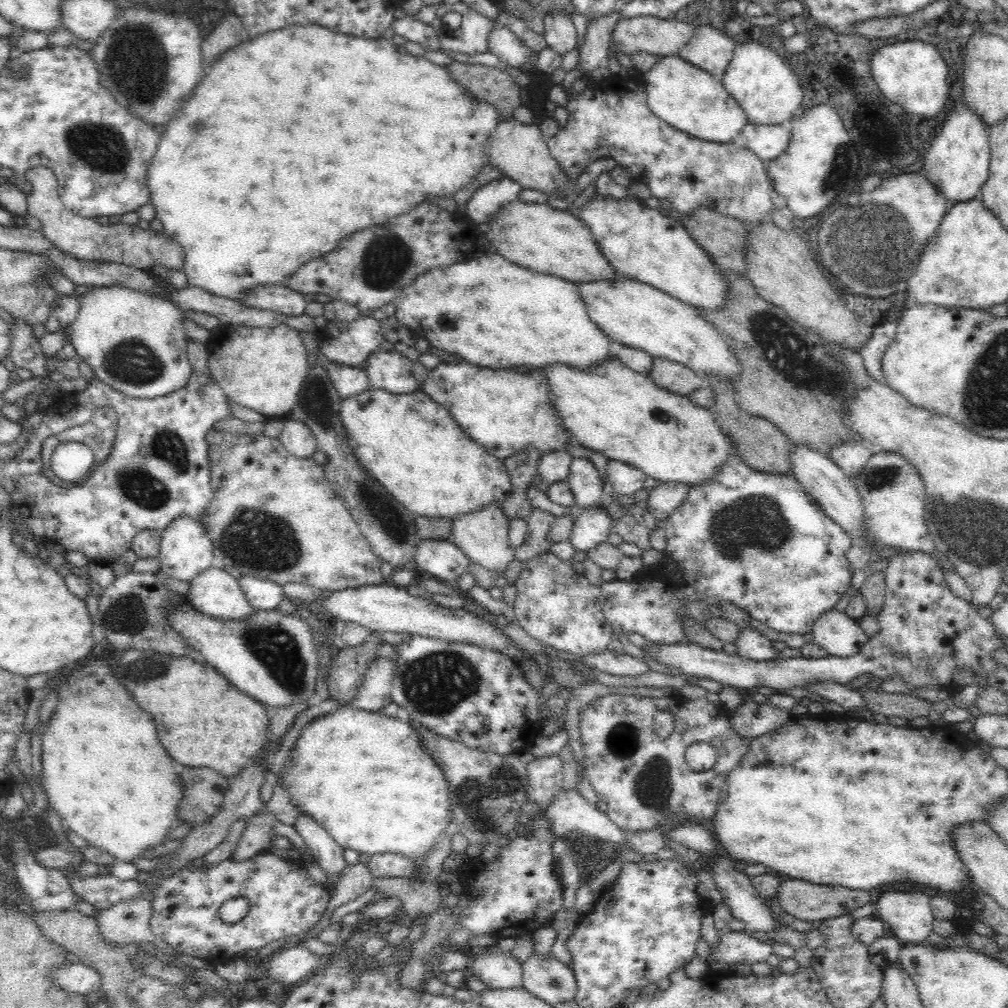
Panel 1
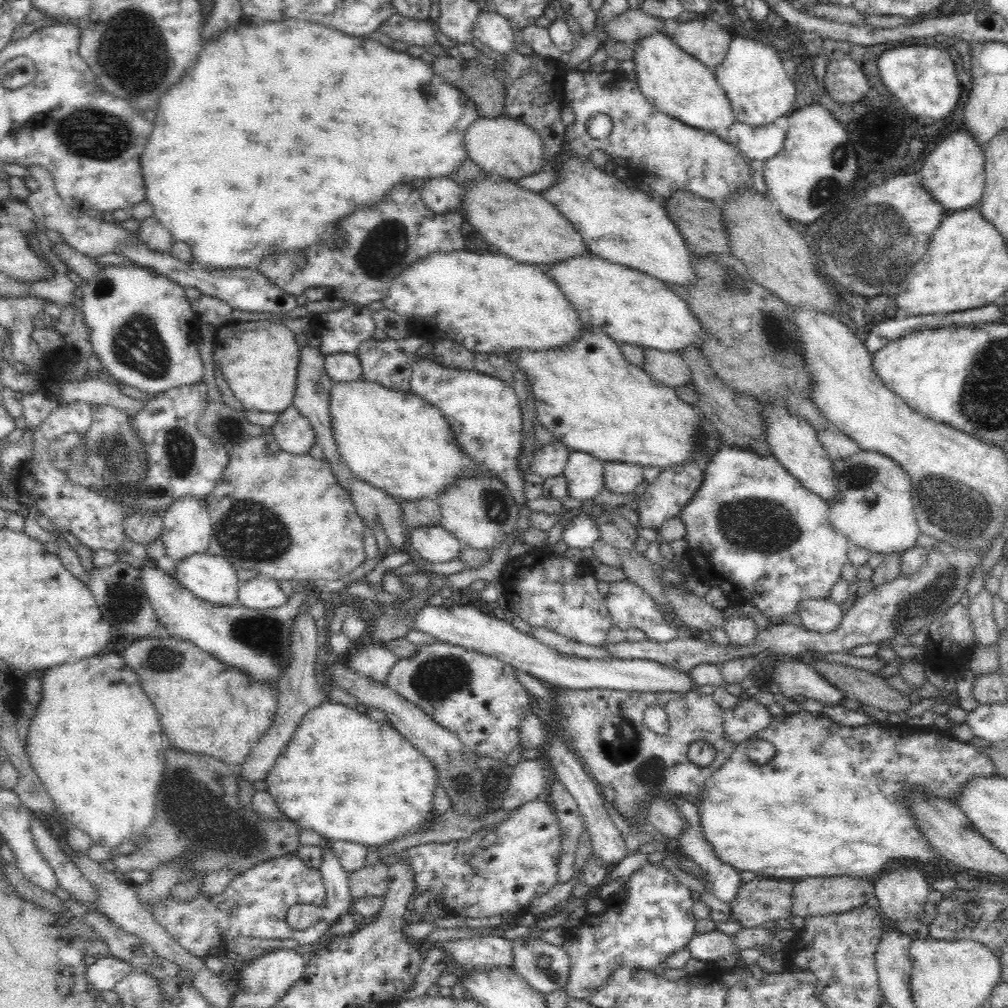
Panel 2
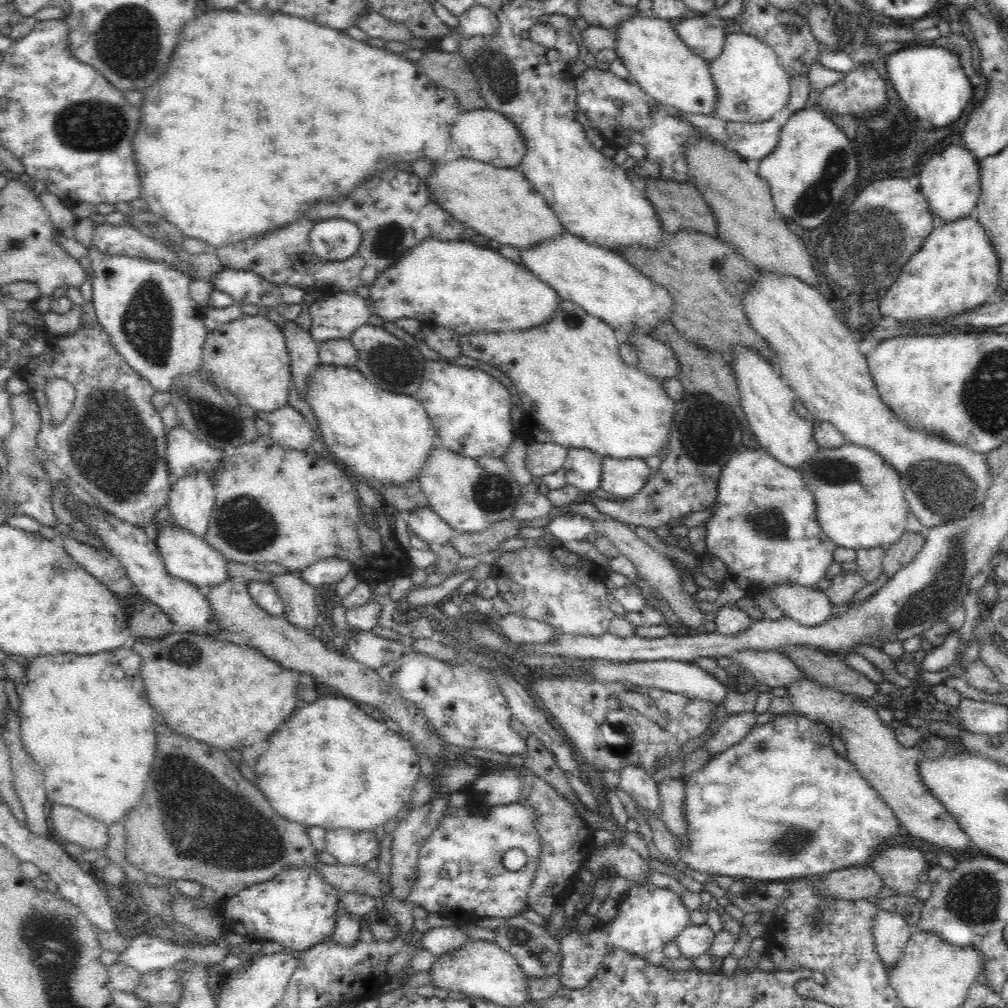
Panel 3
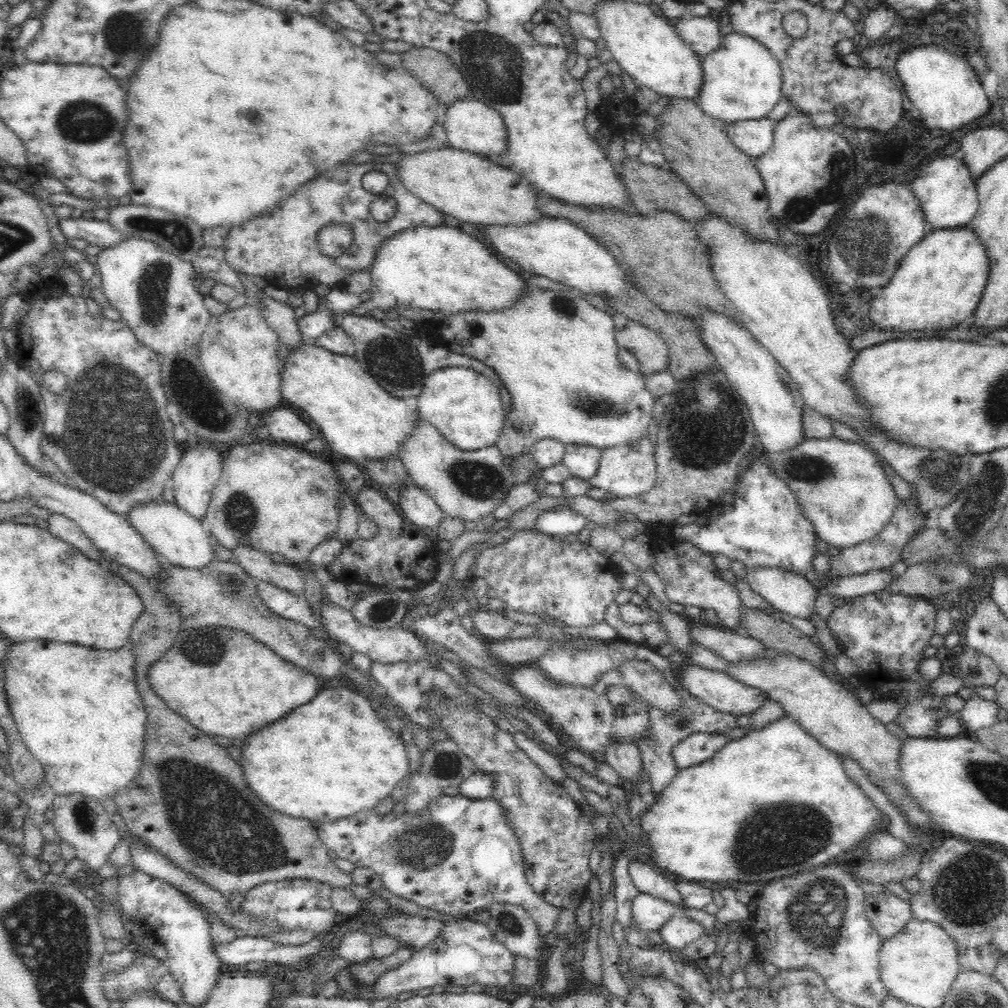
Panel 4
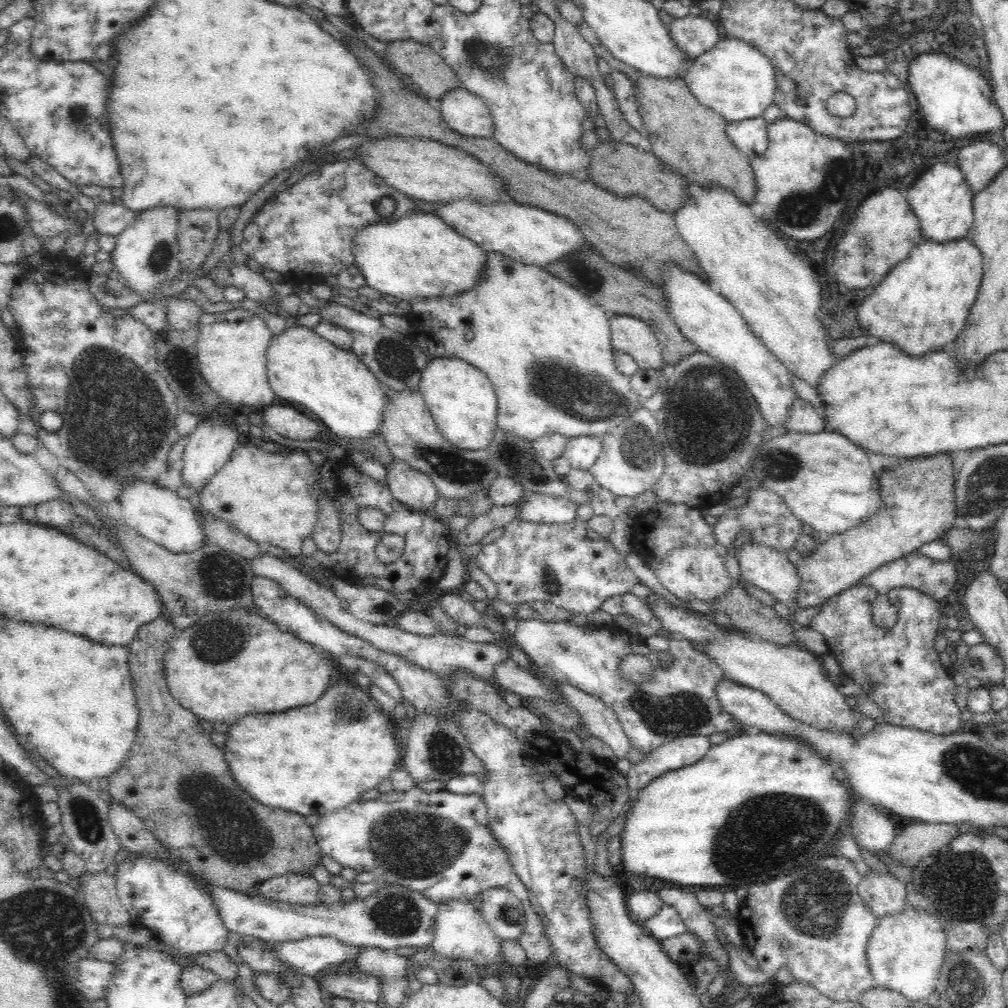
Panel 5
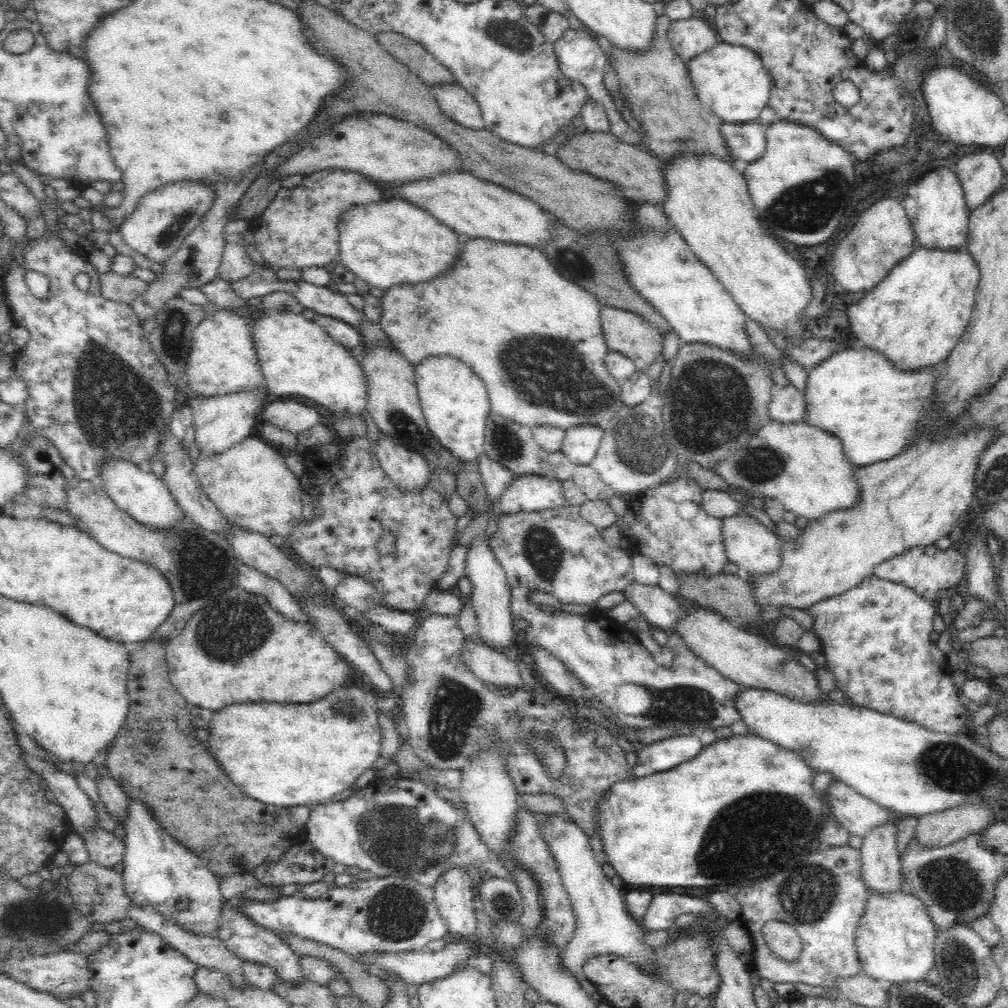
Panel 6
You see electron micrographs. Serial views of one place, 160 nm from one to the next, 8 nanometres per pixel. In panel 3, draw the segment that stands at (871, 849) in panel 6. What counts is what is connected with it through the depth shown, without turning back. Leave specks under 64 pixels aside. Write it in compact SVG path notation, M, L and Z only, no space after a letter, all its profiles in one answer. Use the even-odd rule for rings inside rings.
M878 907L873 922L873 937L876 952L880 955L886 971L889 972L895 967L898 959L902 959L913 933L914 929L906 923L903 916Z

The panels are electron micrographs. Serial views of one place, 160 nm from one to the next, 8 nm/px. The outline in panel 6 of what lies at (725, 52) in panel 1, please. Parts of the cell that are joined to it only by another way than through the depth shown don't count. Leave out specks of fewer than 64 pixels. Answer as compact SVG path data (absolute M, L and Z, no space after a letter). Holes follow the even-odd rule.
M700 14L671 22L667 32L672 50L688 62L689 59L714 48L720 40L710 24Z

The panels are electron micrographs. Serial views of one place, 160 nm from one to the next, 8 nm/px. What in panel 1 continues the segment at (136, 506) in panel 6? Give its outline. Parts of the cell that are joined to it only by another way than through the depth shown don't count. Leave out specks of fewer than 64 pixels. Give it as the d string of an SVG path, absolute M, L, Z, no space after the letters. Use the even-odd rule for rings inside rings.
M220 568L198 574L190 584L190 603L202 614L215 620L242 622L257 613L248 603L238 582Z

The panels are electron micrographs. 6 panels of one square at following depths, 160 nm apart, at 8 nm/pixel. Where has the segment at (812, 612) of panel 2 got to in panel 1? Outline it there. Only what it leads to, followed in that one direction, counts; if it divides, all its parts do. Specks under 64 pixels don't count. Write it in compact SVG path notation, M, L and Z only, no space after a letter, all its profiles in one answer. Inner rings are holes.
M835 609L820 615L820 618L814 624L814 628L812 628L811 634L812 642L824 649L828 655L842 658L856 655L869 640L857 621L850 618L845 612L838 612Z

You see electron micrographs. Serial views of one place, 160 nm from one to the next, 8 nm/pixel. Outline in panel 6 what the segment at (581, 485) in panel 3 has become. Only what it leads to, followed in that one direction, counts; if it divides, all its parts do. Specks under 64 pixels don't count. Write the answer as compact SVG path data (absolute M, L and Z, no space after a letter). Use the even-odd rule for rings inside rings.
M582 425L565 430L561 451L575 465L589 465L599 449L603 427Z

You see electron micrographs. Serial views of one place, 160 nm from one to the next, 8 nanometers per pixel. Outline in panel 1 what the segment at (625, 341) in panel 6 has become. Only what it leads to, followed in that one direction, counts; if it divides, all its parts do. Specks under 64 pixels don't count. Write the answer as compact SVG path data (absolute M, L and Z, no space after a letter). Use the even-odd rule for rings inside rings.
M653 357L653 360L654 366L648 375L660 388L665 388L668 392L688 397L705 385L702 378L682 364L660 357Z

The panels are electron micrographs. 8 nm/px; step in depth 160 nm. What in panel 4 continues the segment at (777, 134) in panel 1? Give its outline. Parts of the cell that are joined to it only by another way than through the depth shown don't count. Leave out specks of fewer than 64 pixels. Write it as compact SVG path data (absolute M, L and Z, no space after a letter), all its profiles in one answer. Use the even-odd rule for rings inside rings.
M762 118L728 123L726 132L730 141L743 154L754 160L770 151L774 144L774 129L780 121Z

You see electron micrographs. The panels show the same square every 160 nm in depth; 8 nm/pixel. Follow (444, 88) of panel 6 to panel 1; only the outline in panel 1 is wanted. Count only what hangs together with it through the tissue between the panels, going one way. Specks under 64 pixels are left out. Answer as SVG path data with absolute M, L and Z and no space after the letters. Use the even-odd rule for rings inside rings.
M513 118L501 120L498 128L491 132L489 140L486 149L486 155L490 157L489 164L502 170L504 176L514 179L523 189L539 190L554 198L562 195L562 198L570 200L576 180L571 180L552 157L538 125L521 124Z

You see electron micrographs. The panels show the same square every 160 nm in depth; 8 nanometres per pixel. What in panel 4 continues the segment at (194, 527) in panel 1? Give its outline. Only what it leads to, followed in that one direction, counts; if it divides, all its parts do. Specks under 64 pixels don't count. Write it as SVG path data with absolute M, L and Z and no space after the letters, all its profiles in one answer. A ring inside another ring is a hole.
M206 443L194 449L183 447L181 459L173 472L169 486L173 490L175 503L193 519L201 522L205 517L213 490L221 477L223 453L216 449L216 444Z

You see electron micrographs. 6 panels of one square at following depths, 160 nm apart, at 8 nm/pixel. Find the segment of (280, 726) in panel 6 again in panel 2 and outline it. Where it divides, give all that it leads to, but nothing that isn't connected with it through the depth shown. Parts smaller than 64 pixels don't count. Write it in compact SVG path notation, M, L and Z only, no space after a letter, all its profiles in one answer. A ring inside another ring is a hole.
M322 702L316 708L306 713L298 725L296 732L292 735L290 742L283 748L282 754L276 759L273 769L264 780L268 784L267 792L270 793L276 801L278 808L294 821L301 828L308 828L318 832L322 838L332 842L352 842L353 844L362 844L367 848L386 846L396 839L404 839L429 828L436 819L432 817L434 793L439 785L439 776L434 765L417 748L414 748L407 738L398 732L388 720L376 721L369 718L364 710L358 710L344 704L334 704L334 702Z

